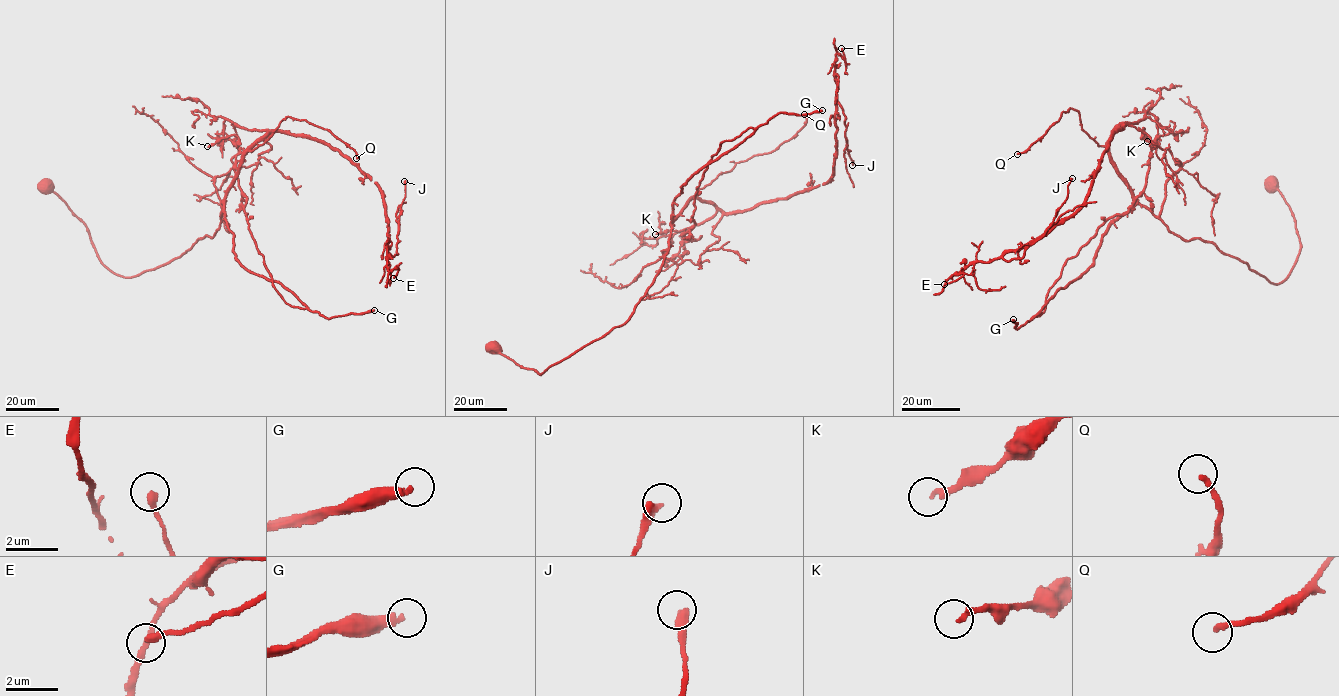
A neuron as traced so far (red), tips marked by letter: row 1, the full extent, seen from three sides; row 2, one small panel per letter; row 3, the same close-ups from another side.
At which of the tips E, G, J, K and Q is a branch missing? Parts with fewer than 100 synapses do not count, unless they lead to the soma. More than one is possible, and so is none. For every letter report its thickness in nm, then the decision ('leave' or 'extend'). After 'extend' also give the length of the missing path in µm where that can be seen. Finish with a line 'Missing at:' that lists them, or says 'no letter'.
E: calibre 280 nm; leave
G: calibre 340 nm; extend; missing 180 µm
J: calibre 360 nm; leave
K: calibre 200 nm; leave
Q: calibre 200 nm; leave
Missing at: G

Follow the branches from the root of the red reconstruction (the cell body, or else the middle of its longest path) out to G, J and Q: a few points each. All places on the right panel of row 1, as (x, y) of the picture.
G: (1271, 184), (1300, 240), (1280, 283), (1135, 204), (1086, 271), (1020, 327), (1013, 319)
J: (1271, 184), (1300, 240), (1280, 283), (1137, 201), (1108, 147), (1124, 123), (1086, 201), (1002, 258), (1072, 178)
Q: (1271, 184), (1300, 240), (1280, 283), (1212, 243), (1173, 234), (1137, 201), (1073, 109), (1017, 154)

